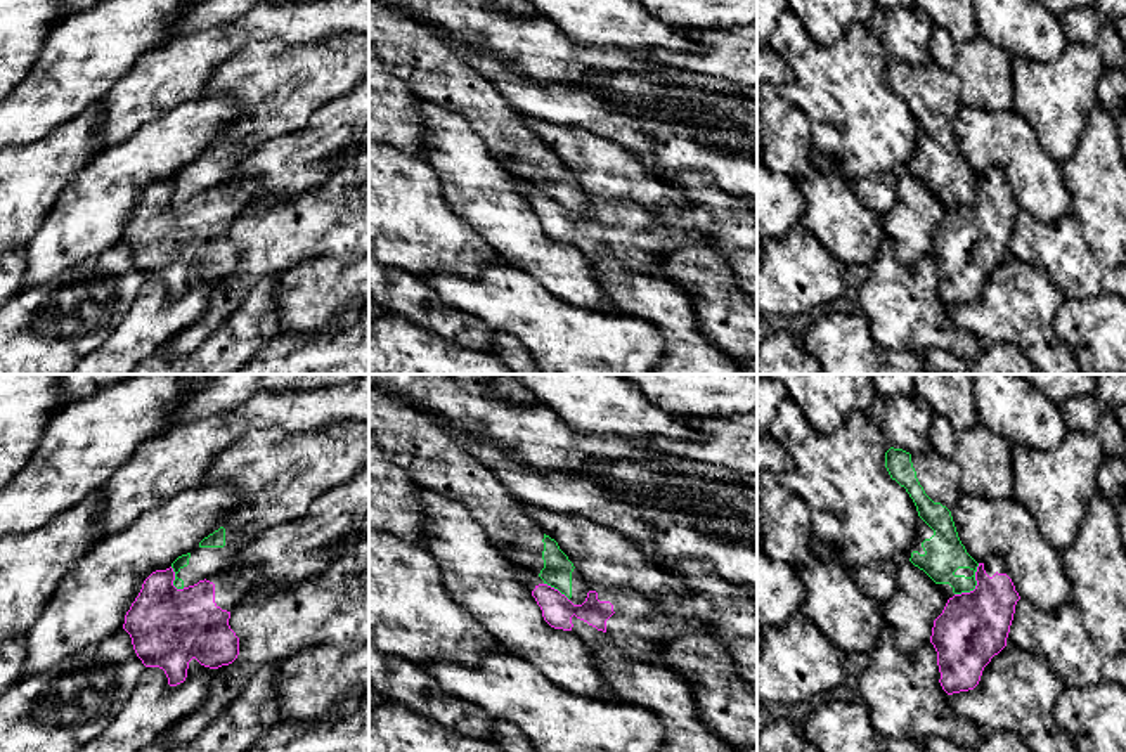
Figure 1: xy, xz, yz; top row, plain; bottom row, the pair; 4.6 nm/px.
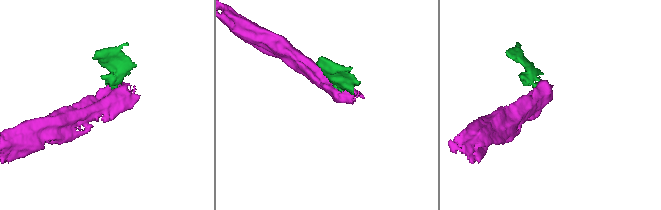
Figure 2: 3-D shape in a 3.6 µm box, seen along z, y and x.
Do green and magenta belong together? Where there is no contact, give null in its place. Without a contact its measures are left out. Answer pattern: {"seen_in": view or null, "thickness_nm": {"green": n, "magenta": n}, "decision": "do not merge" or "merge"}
{"seen_in": "yz", "thickness_nm": {"green": 190, "magenta": 320}, "decision": "do not merge"}

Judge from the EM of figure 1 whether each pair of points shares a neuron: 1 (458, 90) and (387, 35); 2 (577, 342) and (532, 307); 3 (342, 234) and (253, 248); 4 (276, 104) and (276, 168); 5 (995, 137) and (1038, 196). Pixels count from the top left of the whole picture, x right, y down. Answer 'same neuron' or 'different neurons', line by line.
1: same neuron
2: same neuron
3: same neuron
4: different neurons
5: same neuron

